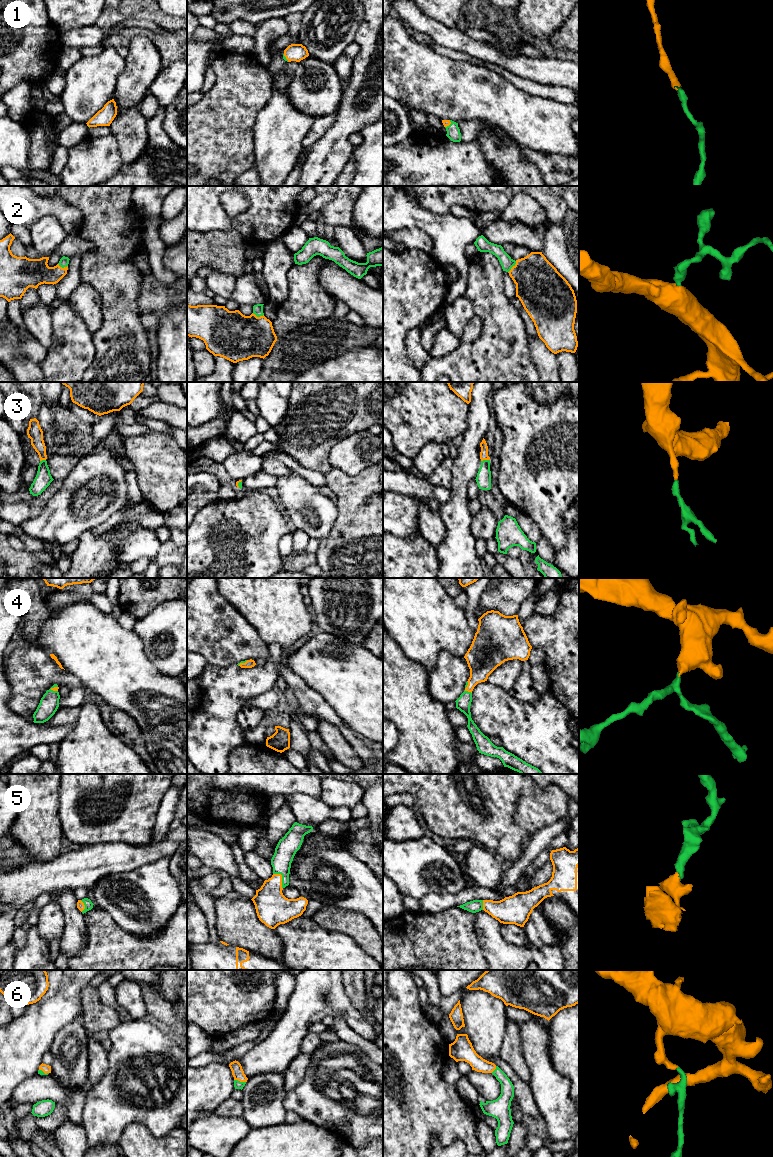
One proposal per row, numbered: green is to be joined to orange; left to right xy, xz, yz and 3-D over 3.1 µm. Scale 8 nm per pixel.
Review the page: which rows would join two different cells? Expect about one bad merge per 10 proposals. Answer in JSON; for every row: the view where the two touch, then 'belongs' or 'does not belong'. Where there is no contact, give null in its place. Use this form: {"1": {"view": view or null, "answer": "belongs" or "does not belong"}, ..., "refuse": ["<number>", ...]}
{"1": {"view": "yz", "answer": "belongs"}, "2": {"view": "yz", "answer": "belongs"}, "3": {"view": "yz", "answer": "belongs"}, "4": {"view": "yz", "answer": "belongs"}, "5": {"view": "xz", "answer": "belongs"}, "6": {"view": "xz", "answer": "belongs"}, "refuse": []}

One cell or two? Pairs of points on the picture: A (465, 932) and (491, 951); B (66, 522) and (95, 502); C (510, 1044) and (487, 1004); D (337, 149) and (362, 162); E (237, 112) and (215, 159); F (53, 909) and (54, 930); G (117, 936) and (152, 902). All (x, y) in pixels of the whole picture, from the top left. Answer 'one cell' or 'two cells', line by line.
A: two cells
B: one cell
C: two cells
D: two cells
E: one cell
F: one cell
G: two cells

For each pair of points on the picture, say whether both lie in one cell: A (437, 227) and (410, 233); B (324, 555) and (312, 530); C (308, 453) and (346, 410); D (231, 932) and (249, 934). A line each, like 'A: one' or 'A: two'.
A: two
B: two
C: one
D: one

